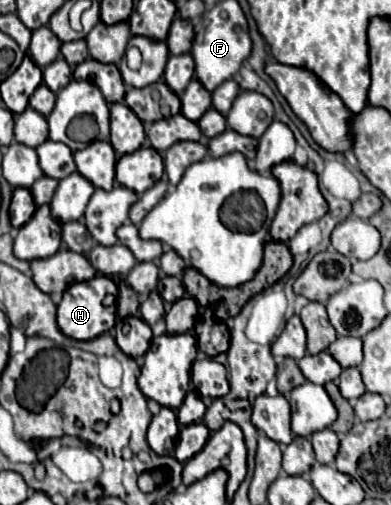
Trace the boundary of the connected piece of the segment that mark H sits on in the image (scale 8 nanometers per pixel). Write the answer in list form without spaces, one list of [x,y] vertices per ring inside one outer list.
[[[97,275],[97,277],[91,279],[91,281],[75,283],[73,287],[69,287],[69,289],[63,293],[63,299],[61,299],[59,309],[57,309],[59,329],[61,329],[67,337],[79,339],[79,341],[93,339],[93,337],[99,337],[101,333],[109,331],[109,329],[115,325],[117,307],[115,307],[115,305],[105,307],[105,305],[101,303],[107,293],[117,295],[117,285],[115,285],[109,277],[105,277],[105,275]]]

